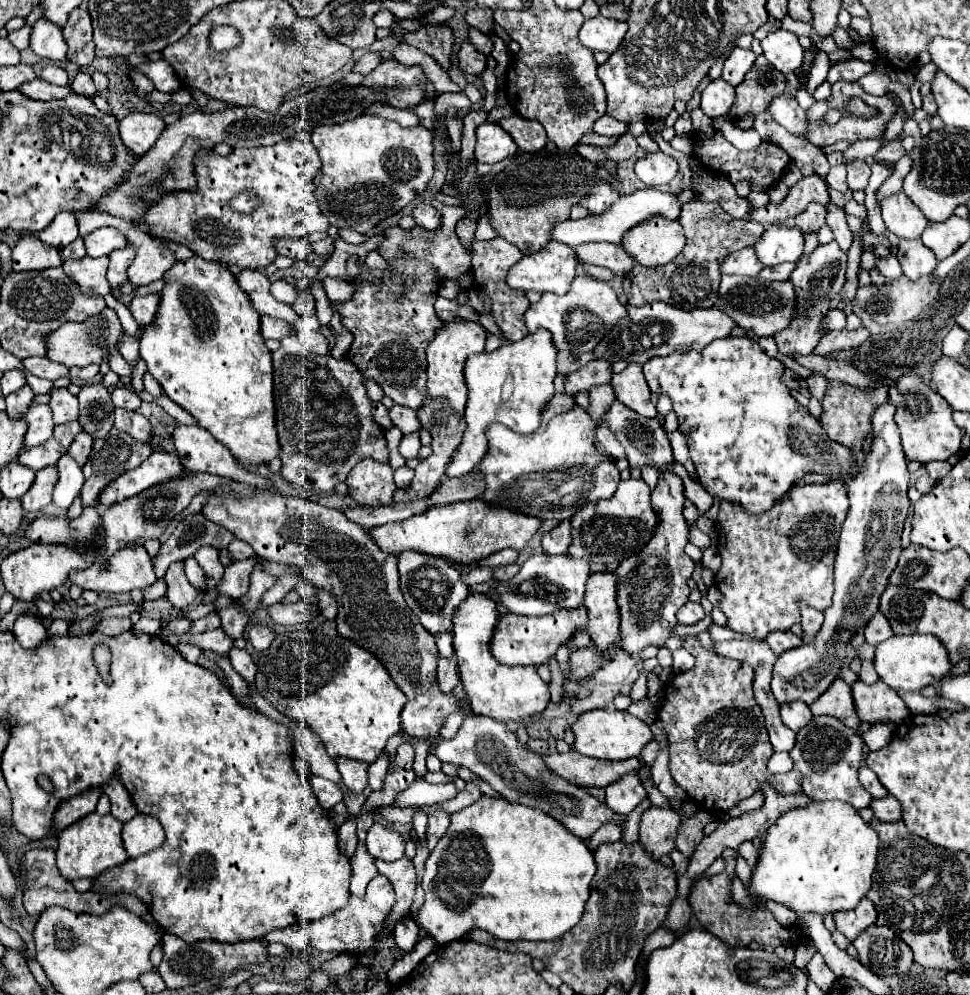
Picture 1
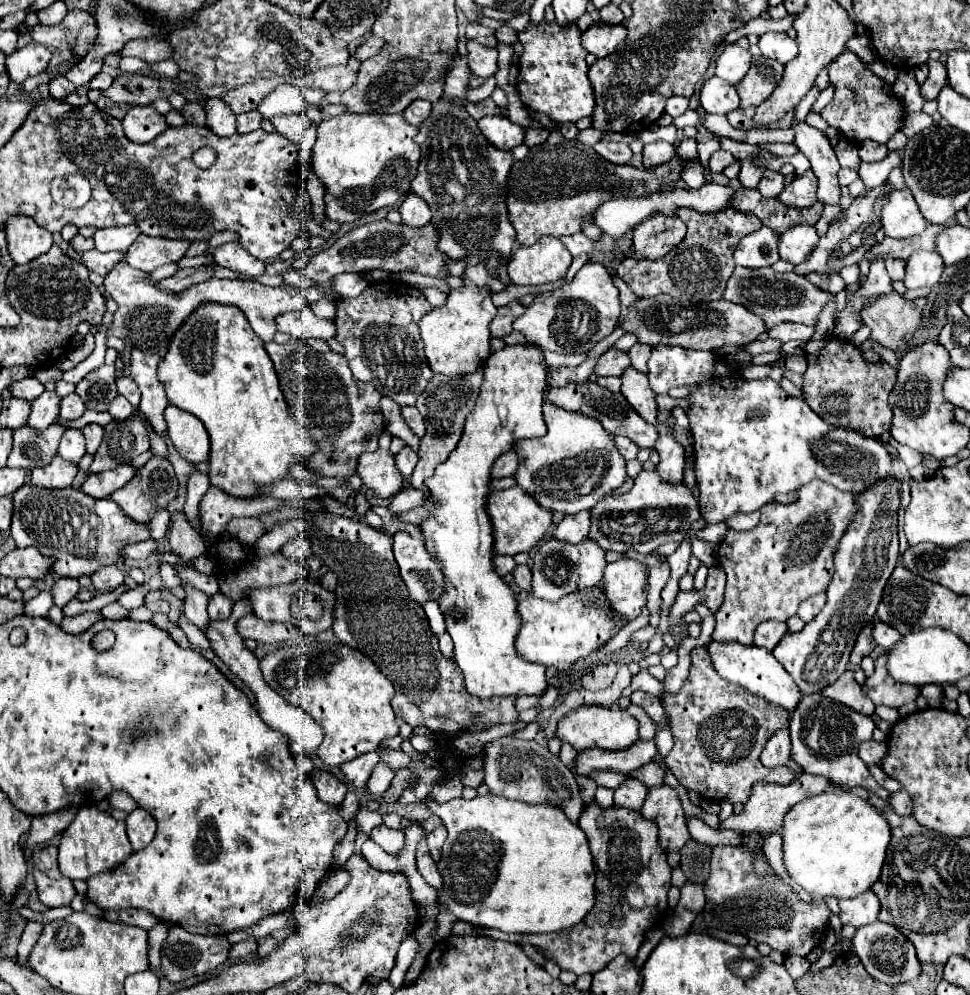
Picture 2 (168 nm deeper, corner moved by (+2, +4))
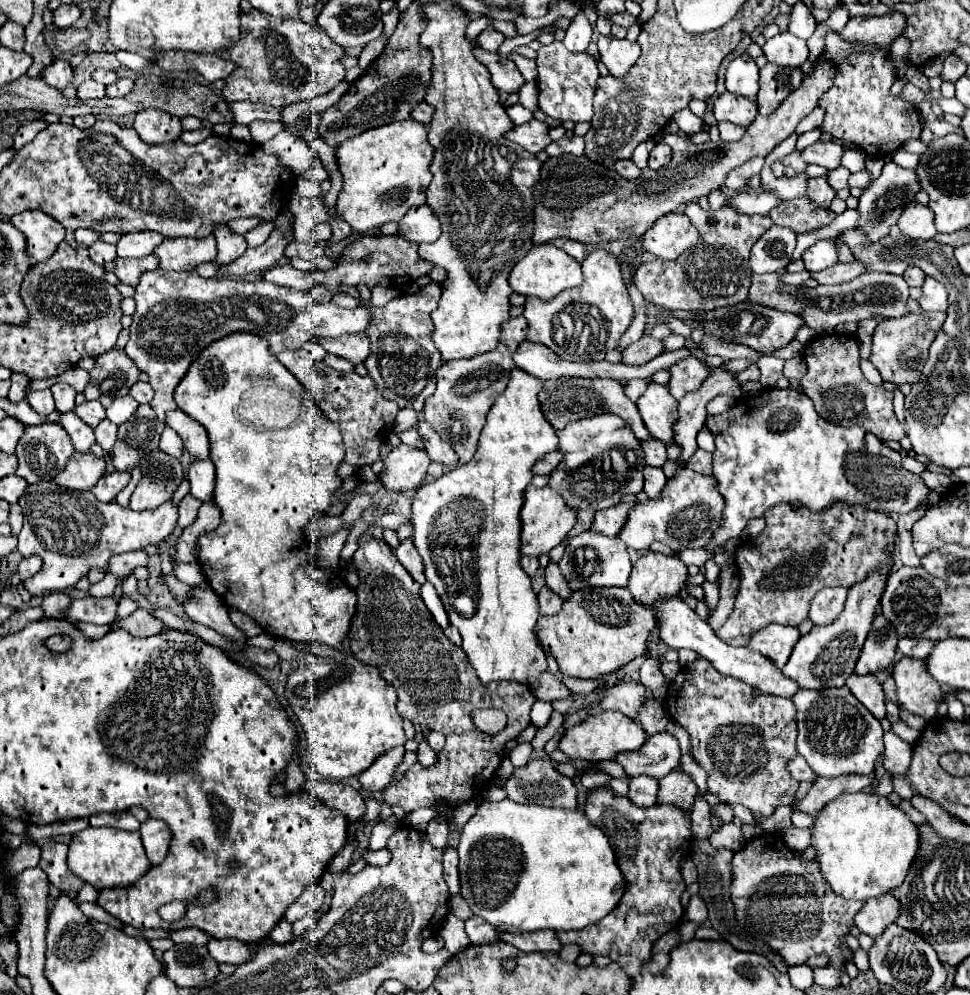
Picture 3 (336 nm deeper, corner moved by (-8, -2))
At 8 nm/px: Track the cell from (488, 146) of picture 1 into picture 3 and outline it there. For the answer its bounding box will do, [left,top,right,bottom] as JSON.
[505,119,551,153]

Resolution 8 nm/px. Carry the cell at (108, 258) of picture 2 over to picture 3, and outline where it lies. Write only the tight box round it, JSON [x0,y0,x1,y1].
[113,255,159,285]

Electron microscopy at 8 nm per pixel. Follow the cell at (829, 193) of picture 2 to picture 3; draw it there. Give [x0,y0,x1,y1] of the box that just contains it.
[827,167,849,191]

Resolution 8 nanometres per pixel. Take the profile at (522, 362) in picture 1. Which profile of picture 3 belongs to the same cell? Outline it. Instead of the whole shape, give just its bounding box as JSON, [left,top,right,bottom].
[413,367,557,685]

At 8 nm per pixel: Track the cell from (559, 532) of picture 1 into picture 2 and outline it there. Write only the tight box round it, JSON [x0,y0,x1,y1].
[553,511,589,543]

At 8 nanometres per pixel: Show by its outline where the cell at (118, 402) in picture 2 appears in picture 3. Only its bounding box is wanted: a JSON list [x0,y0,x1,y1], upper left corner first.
[107,395,139,425]

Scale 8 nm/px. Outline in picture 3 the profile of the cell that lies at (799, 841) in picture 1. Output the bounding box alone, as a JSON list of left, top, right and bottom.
[811,793,919,901]

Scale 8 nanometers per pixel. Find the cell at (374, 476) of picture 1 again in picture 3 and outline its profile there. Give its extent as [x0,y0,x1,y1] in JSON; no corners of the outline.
[377,445,431,491]

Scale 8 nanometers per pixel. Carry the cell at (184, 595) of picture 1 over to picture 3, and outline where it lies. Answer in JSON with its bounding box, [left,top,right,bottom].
[177,493,201,529]

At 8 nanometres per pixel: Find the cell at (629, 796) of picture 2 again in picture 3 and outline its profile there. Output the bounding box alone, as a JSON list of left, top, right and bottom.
[629,777,659,809]

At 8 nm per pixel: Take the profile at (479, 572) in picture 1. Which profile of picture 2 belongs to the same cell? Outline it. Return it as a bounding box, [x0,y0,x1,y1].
[493,555,517,575]

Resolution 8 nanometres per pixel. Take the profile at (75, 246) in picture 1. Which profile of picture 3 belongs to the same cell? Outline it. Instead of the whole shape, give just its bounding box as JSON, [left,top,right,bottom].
[89,241,115,265]

